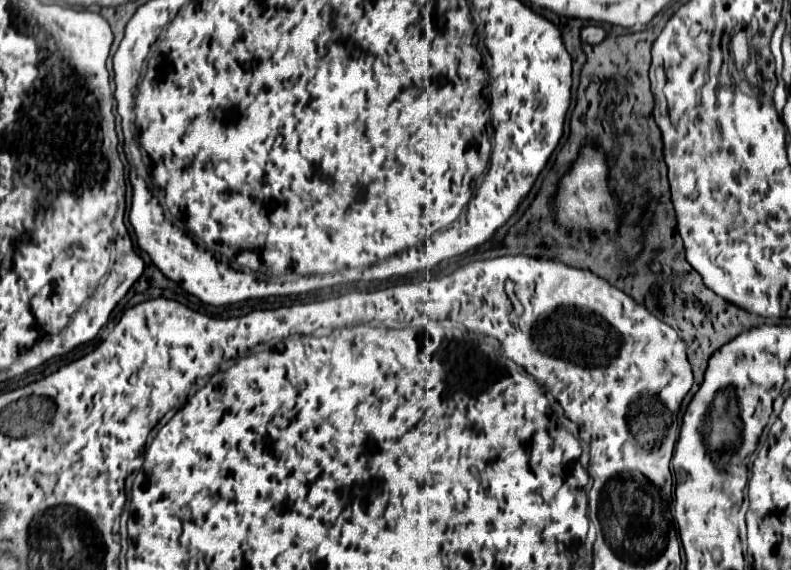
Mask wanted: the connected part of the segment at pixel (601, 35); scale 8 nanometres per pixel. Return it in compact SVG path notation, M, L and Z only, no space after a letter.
M587 25L581 29L581 41L583 43L591 43L591 45L597 45L605 39L605 29L603 27L595 27L595 25Z

